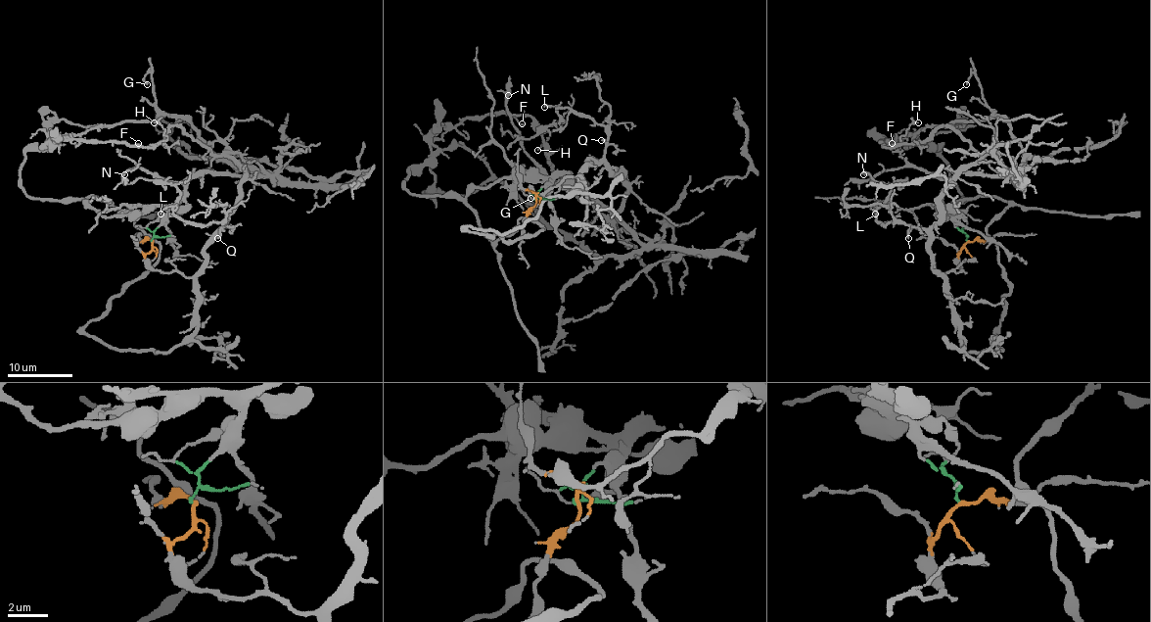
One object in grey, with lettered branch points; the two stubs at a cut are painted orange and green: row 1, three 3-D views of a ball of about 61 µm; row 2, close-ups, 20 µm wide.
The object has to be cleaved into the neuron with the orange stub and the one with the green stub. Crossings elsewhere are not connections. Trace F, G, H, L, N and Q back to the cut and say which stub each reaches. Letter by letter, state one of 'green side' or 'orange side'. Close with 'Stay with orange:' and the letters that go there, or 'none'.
F: orange side
G: green side
H: orange side
L: orange side
N: green side
Q: orange side
Stay with orange: F, H, L, Q

